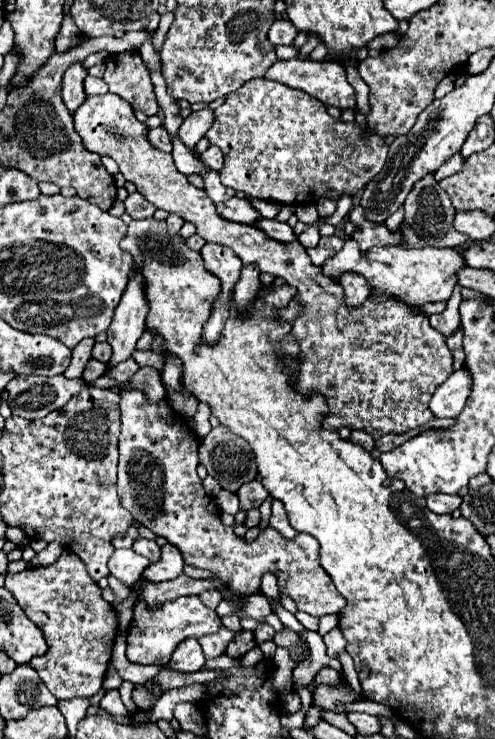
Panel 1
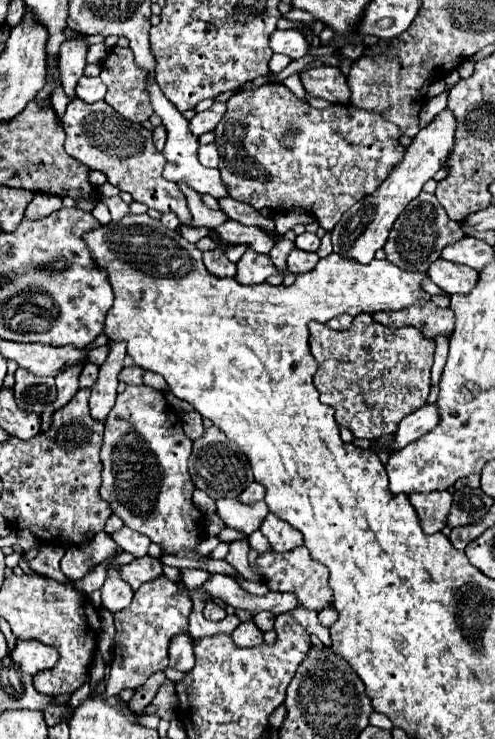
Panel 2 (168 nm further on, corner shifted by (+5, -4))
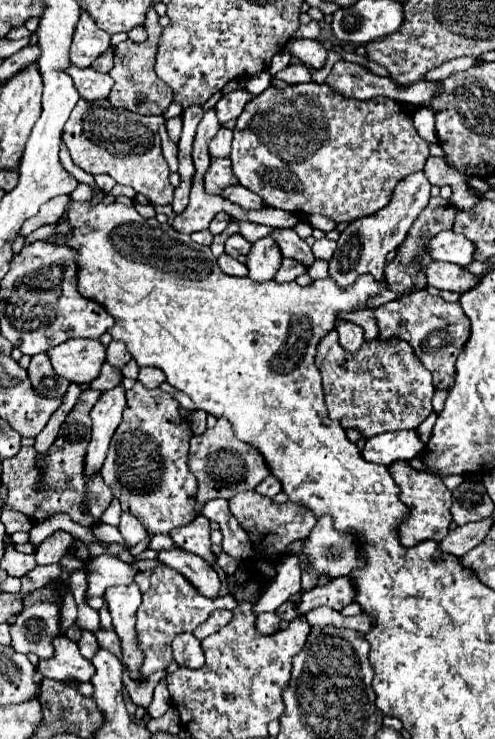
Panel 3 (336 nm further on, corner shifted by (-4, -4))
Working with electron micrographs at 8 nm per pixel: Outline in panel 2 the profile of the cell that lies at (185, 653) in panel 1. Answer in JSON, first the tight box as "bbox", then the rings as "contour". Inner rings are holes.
{"bbox":[168,634,194,672],"contour":[[[188,634],[174,636],[174,640],[170,640],[170,648],[168,648],[170,668],[180,670],[180,672],[190,672],[194,668],[192,646],[194,646],[194,640],[190,640]]]}

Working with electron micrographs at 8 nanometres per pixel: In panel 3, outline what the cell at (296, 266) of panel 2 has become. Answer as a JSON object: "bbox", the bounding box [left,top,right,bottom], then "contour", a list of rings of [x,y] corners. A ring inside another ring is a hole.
{"bbox":[275,258,307,282],"contour":[[[283,258],[283,264],[281,264],[279,272],[275,274],[275,280],[277,282],[291,282],[291,280],[295,280],[297,276],[301,276],[305,272],[307,272],[307,268],[303,268],[303,264],[299,264],[297,260]]]}

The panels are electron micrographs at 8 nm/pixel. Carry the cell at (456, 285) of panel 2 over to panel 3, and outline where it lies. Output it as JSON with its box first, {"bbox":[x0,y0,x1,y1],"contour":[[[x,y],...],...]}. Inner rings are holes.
{"bbox":[427,262,477,292],"contour":[[[431,262],[427,266],[427,280],[429,286],[435,286],[437,290],[449,290],[449,292],[469,292],[477,282],[477,274],[469,272],[463,266],[457,264],[447,264],[447,262]]]}

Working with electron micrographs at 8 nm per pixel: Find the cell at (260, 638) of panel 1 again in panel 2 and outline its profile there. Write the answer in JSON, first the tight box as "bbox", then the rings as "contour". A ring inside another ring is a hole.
{"bbox":[254,612,276,632],"contour":[[[258,612],[258,614],[254,614],[254,624],[258,624],[258,628],[262,632],[268,632],[274,628],[274,618],[276,616],[270,612]]]}

